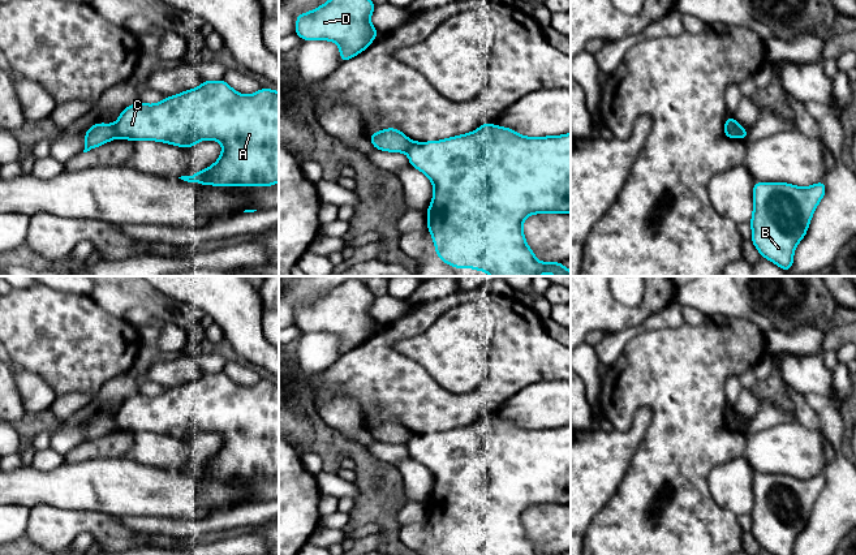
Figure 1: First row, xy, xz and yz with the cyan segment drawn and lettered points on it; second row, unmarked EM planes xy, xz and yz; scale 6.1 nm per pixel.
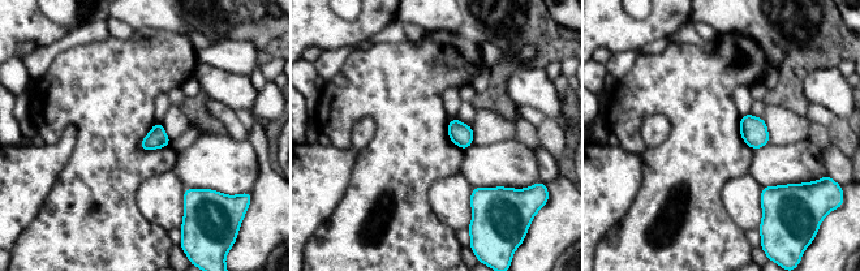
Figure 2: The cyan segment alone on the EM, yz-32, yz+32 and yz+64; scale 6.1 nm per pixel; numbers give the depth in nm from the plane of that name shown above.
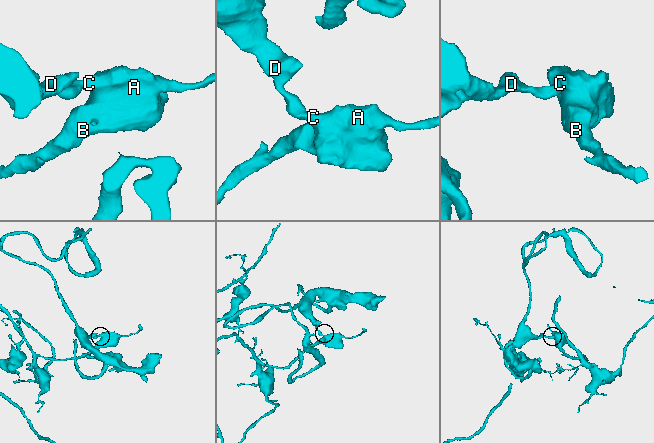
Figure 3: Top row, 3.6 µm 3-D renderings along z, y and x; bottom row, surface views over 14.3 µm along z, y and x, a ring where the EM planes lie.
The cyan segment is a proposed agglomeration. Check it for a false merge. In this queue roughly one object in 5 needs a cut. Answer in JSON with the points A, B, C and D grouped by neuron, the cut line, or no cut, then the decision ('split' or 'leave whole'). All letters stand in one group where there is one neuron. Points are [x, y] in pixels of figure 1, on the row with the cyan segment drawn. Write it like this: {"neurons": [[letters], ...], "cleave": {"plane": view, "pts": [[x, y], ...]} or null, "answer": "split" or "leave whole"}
{"neurons": [["A", "B", "C"], ["D"]], "cleave": {"plane": "yz", "pts": [[734, 121], [738, 137]]}, "answer": "split"}

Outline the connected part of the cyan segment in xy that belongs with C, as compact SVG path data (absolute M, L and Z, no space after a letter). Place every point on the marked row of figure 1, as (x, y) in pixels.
M224 79L220 81L203 81L201 86L195 89L186 90L177 95L167 96L162 102L156 104L145 104L142 102L137 102L125 109L121 111L119 120L115 124L117 138L129 139L129 141L156 141L164 142L173 146L180 146L184 149L189 149L205 139L215 139L223 145L223 150L220 158L208 168L203 171L190 175L190 176L181 176L178 178L194 182L198 181L202 186L211 184L212 186L272 186L274 184L279 182L279 92L272 89L262 87L255 94L244 95L235 91Z

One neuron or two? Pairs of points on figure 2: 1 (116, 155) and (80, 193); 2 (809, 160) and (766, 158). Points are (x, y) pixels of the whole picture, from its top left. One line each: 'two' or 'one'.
1: one
2: one

